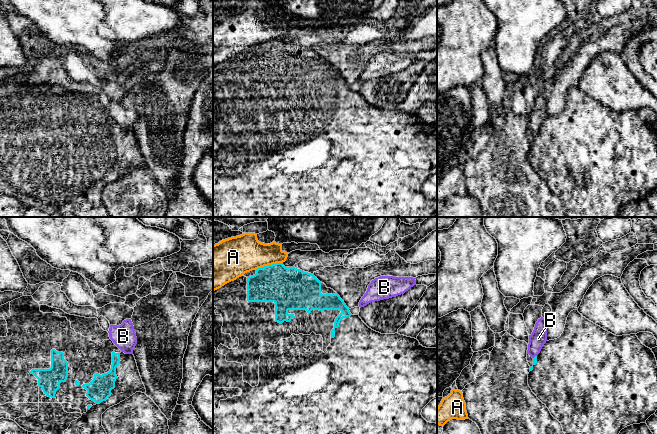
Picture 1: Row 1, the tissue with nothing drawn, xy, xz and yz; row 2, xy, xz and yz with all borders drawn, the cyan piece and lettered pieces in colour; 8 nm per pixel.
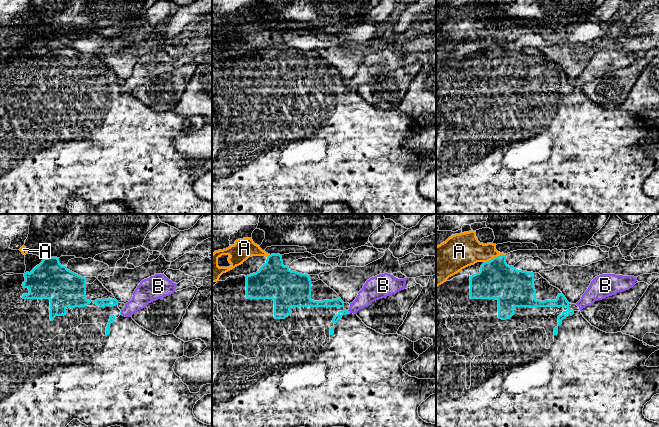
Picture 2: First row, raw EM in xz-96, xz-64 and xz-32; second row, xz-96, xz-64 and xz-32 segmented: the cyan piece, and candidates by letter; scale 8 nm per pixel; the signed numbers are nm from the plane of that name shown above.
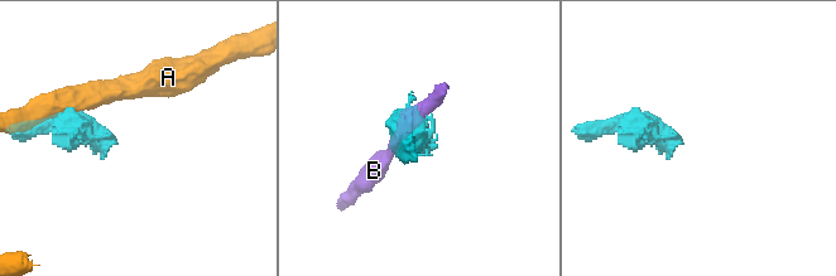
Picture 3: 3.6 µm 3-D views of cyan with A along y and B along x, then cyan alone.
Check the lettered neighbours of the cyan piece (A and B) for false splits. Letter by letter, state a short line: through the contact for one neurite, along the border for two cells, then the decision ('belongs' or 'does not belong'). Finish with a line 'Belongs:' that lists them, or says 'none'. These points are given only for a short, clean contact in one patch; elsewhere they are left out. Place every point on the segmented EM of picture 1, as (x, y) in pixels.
A: does not belong
B: line yz (536, 355), (533, 358); does not belong
Belongs: none

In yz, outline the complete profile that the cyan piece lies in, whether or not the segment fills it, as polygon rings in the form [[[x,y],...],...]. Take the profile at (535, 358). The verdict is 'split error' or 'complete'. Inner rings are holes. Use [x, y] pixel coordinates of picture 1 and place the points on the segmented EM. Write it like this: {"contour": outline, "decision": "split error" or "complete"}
{"contour": [[[578,310],[569,313],[561,336],[546,341],[540,353],[533,358],[528,385],[537,398],[546,405],[551,415],[561,423],[565,434],[619,434],[627,426],[646,423],[657,410],[657,361],[652,350],[643,345],[636,334],[616,336],[583,317]]], "decision": "split error"}

